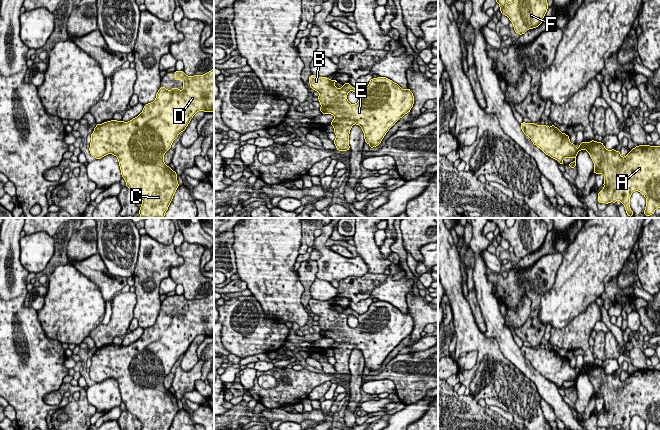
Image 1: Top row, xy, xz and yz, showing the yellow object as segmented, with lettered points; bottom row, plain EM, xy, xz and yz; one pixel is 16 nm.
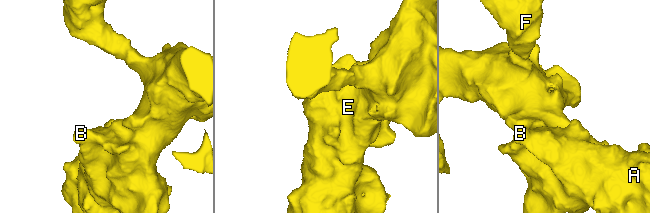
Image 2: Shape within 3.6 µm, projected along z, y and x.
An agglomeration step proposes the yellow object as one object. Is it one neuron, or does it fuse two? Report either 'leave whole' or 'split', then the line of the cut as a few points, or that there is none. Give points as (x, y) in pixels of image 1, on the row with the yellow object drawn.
leave whole; cut none

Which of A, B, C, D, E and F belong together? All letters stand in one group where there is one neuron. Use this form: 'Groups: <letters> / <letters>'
Groups: A B C D E F

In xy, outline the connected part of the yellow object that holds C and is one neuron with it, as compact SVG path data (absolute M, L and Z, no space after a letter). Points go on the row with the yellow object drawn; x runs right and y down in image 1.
M214 67L203 75L187 76L184 71L178 70L174 74L177 76L175 77L171 73L167 73L167 76L172 76L174 80L182 80L183 90L174 87L171 90L167 90L161 86L155 100L144 105L142 112L137 117L128 122L112 119L102 124L96 124L91 134L90 154L95 159L101 159L108 154L113 154L118 158L121 175L125 179L126 186L142 199L139 210L141 218L164 218L174 193L179 187L177 174L164 163L164 155L198 111L214 113Z

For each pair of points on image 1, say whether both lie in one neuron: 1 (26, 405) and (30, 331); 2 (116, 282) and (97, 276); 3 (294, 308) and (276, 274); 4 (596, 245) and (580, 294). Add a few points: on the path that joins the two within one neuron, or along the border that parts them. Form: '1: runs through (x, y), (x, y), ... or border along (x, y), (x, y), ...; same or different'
1: runs through (26, 387), (26, 368), (31, 357), (30, 349); same
2: runs through (111, 282), (106, 282), (102, 278); same
3: runs through (286, 300), (280, 294), (276, 282); same
4: runs through (594, 257), (586, 266), (580, 282); same

